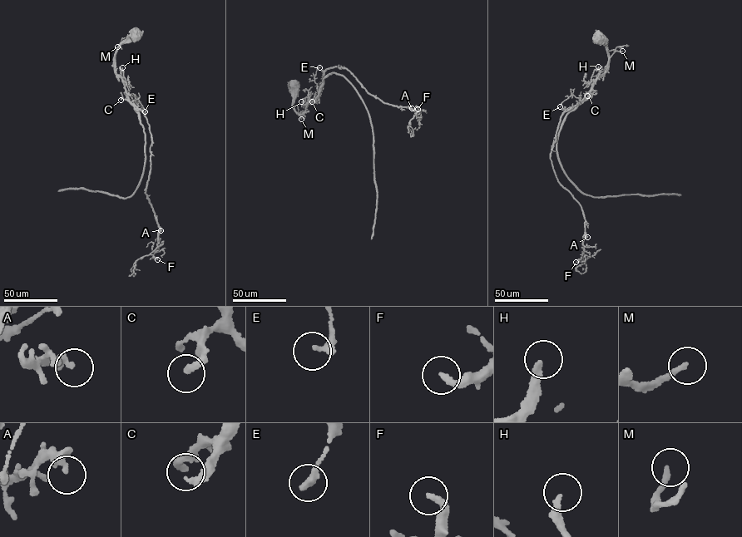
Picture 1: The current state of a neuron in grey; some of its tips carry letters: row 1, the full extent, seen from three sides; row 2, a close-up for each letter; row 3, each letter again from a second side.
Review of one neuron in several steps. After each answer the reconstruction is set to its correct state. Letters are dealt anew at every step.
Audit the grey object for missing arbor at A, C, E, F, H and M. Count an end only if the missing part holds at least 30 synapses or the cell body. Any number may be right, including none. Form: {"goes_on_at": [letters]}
{"goes_on_at": ["H"]}

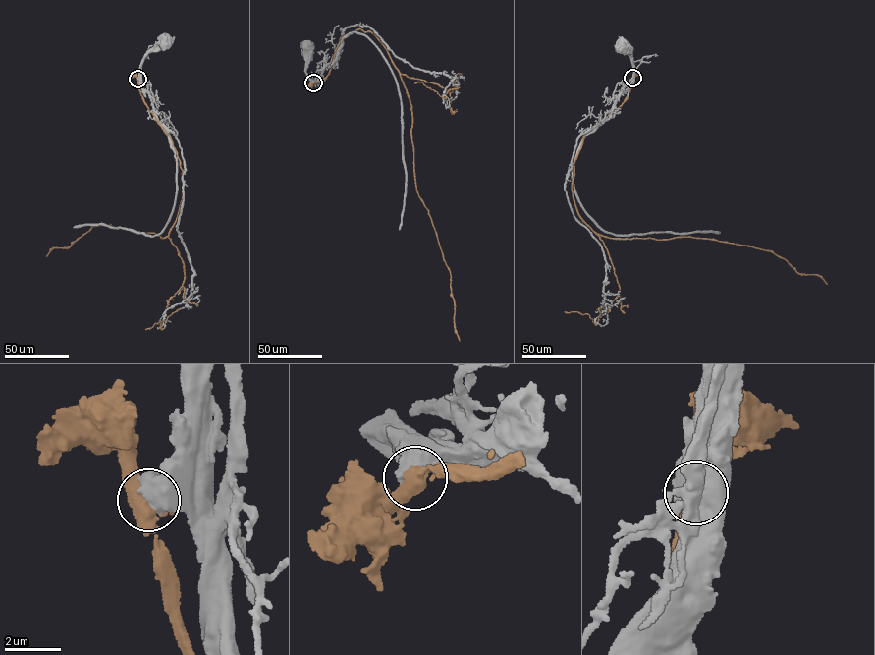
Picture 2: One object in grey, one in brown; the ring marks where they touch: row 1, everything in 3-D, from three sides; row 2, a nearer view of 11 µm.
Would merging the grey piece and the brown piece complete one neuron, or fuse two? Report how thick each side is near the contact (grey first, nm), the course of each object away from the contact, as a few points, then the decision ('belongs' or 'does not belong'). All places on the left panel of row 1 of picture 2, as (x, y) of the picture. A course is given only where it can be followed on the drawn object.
calibres 800 and 550 nm; course grey (136, 79), (143, 57), (165, 43); course brown (136, 79), (182, 170), (177, 218), (163, 238), (110, 224), (92, 226), (70, 246), (53, 247), (46, 256); does not belong

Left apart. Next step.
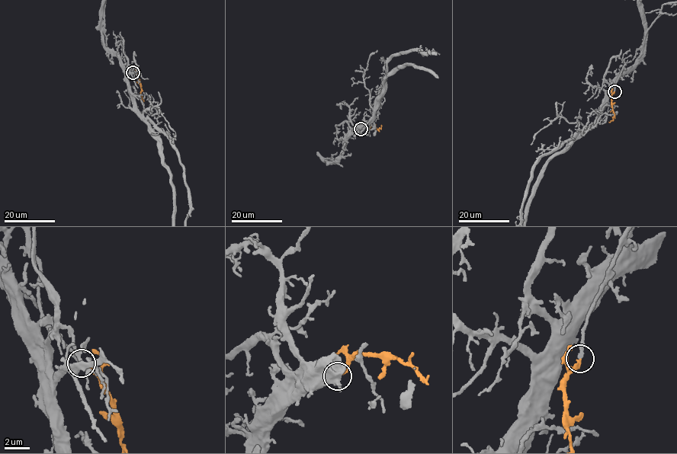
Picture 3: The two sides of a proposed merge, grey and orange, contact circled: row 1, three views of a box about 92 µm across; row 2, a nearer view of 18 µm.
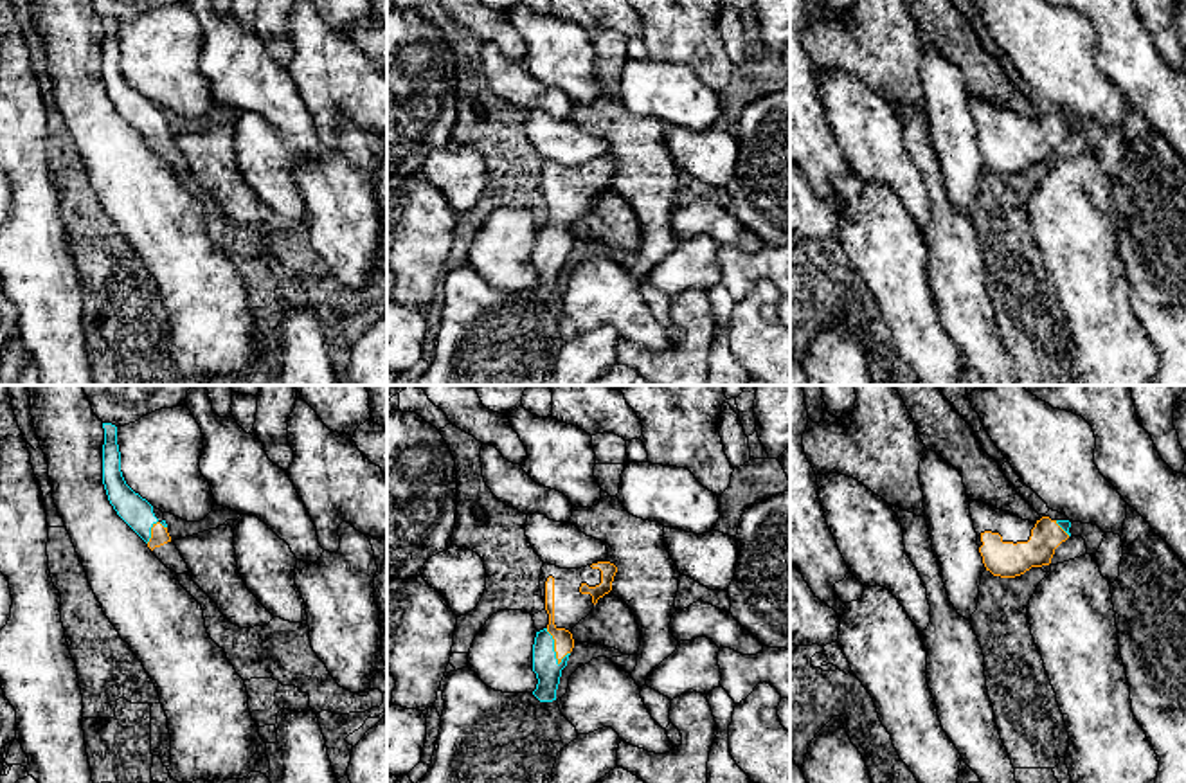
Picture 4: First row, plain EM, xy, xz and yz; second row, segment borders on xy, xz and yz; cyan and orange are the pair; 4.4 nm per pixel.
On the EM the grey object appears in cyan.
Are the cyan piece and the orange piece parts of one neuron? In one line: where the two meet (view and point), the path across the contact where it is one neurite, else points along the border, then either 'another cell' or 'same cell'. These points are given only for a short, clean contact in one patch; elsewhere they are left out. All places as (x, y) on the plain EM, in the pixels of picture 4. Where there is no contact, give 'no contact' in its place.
xz (553, 243) | across xz (546, 263), (553, 243), (564, 240) | same cell

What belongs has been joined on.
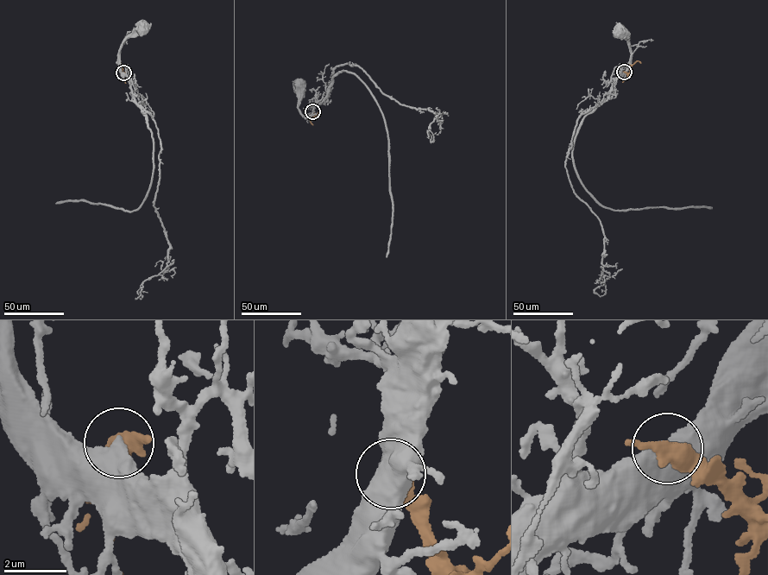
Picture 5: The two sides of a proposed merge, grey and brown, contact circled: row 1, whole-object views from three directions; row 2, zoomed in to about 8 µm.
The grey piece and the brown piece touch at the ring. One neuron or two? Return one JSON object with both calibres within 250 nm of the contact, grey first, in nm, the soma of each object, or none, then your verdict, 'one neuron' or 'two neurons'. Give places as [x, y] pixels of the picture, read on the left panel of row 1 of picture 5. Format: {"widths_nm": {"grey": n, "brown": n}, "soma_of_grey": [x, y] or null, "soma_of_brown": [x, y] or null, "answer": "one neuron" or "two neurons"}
{"widths_nm": {"grey": 550, "brown": 440}, "soma_of_grey": [143, 28], "soma_of_brown": null, "answer": "one neuron"}

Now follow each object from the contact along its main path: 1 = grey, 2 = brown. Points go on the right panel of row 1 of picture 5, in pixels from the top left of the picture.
1: (624, 72), (630, 63), (631, 49), (629, 40), (620, 32)
2: (624, 72), (628, 74), (631, 66), (637, 61), (641, 63)

